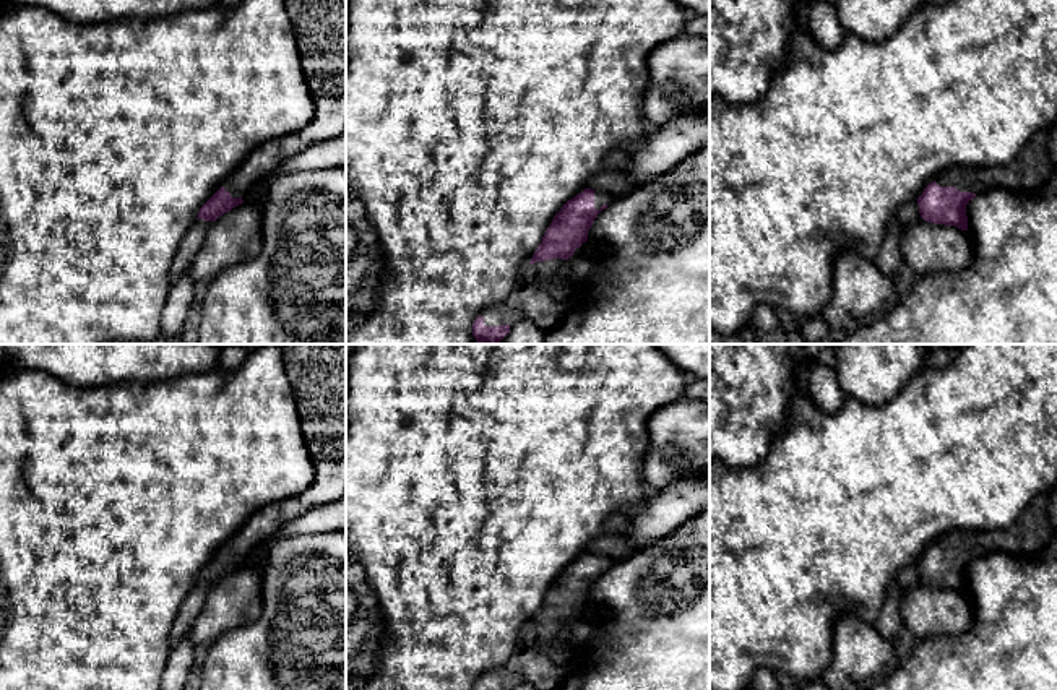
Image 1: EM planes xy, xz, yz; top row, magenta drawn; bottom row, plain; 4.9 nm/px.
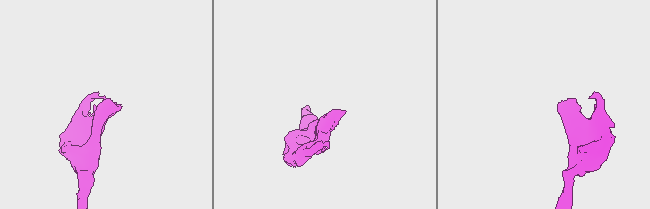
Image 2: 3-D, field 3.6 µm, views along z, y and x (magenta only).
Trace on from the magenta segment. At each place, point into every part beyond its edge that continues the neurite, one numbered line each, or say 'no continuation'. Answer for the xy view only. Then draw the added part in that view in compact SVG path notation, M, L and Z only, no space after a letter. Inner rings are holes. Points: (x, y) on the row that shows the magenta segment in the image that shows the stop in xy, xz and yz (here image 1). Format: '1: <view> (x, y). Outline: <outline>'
1: xy (320, 25). Outline: M284 0L284 5L297 36L305 83L315 102L315 115L302 130L266 141L252 151L222 185L232 198L245 198L252 185L271 174L281 161L346 130L346 0Z

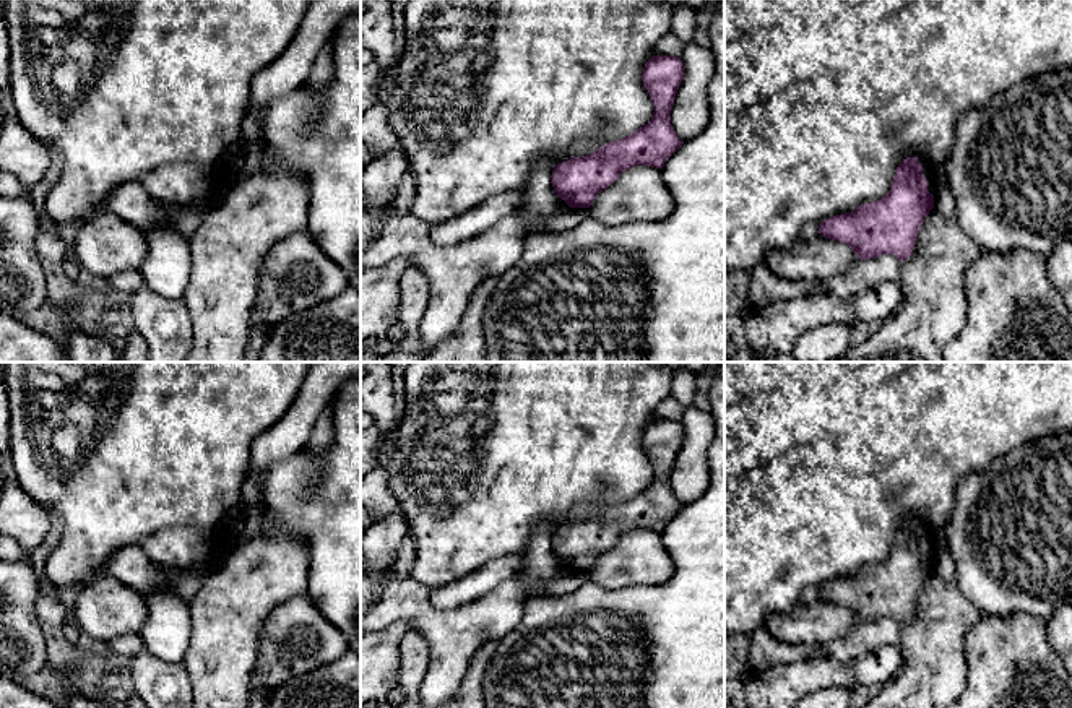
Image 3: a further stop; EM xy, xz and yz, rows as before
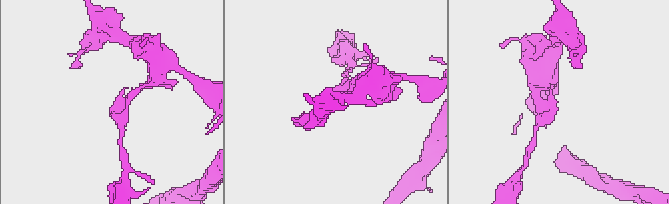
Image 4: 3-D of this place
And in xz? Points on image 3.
no continuation

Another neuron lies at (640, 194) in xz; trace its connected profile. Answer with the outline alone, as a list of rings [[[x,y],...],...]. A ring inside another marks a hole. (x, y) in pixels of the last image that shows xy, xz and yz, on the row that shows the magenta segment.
[[[635,166],[598,193],[588,208],[590,218],[606,226],[627,222],[656,222],[674,209],[672,195],[664,182],[663,169]]]

